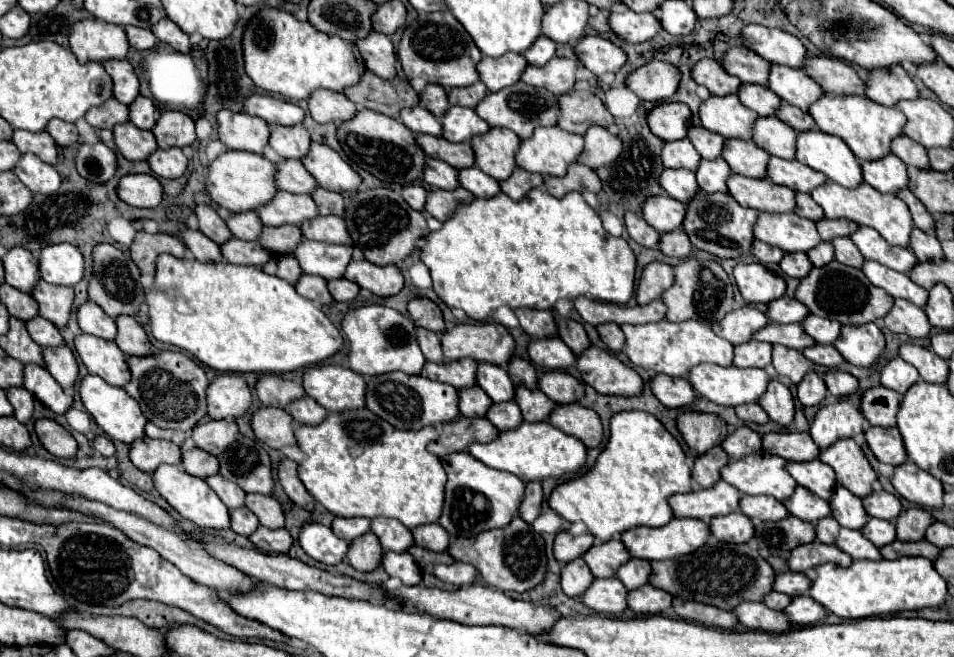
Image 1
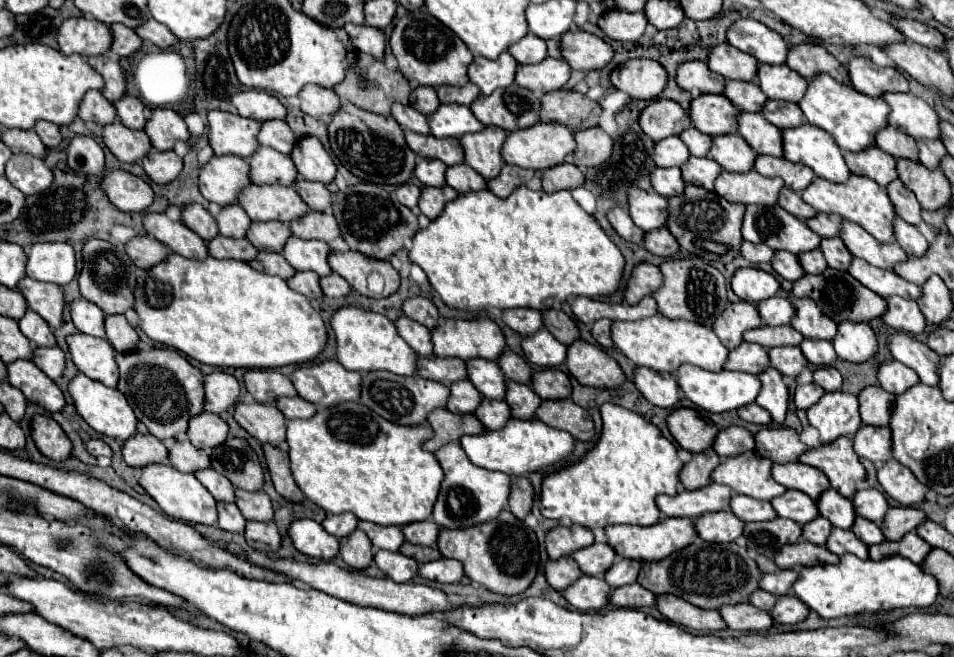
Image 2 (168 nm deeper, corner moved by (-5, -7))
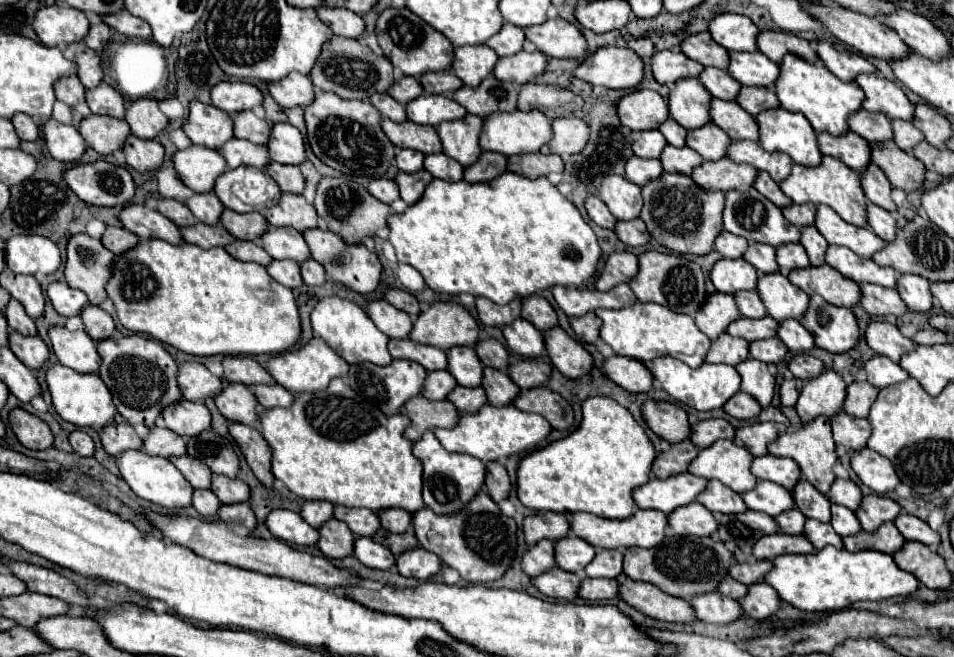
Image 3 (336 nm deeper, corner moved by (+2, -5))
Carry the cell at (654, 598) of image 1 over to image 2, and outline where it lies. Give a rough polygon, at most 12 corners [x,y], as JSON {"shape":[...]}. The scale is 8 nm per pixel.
{"shape":[[640,584],[612,592],[618,608],[654,606],[656,596]]}

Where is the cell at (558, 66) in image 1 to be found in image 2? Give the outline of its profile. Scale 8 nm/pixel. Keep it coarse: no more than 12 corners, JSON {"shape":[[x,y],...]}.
{"shape":[[566,60],[518,66],[516,84],[538,94],[562,90]]}

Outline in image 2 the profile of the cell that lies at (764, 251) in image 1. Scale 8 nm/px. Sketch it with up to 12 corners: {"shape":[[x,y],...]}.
{"shape":[[744,242],[742,256],[752,264],[770,264],[774,250]]}

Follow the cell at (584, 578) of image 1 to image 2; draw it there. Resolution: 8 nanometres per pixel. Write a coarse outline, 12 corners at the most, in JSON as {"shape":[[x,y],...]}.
{"shape":[[572,556],[550,560],[546,580],[558,592],[580,576]]}

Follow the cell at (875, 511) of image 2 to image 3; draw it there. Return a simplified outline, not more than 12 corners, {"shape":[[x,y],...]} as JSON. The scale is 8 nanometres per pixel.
{"shape":[[835,478],[827,492],[833,504],[855,510],[863,494],[851,480]]}

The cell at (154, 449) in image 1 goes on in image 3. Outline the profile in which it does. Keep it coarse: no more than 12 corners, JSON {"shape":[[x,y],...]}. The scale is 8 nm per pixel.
{"shape":[[127,422],[107,424],[99,432],[105,452],[141,450],[143,440]]}

